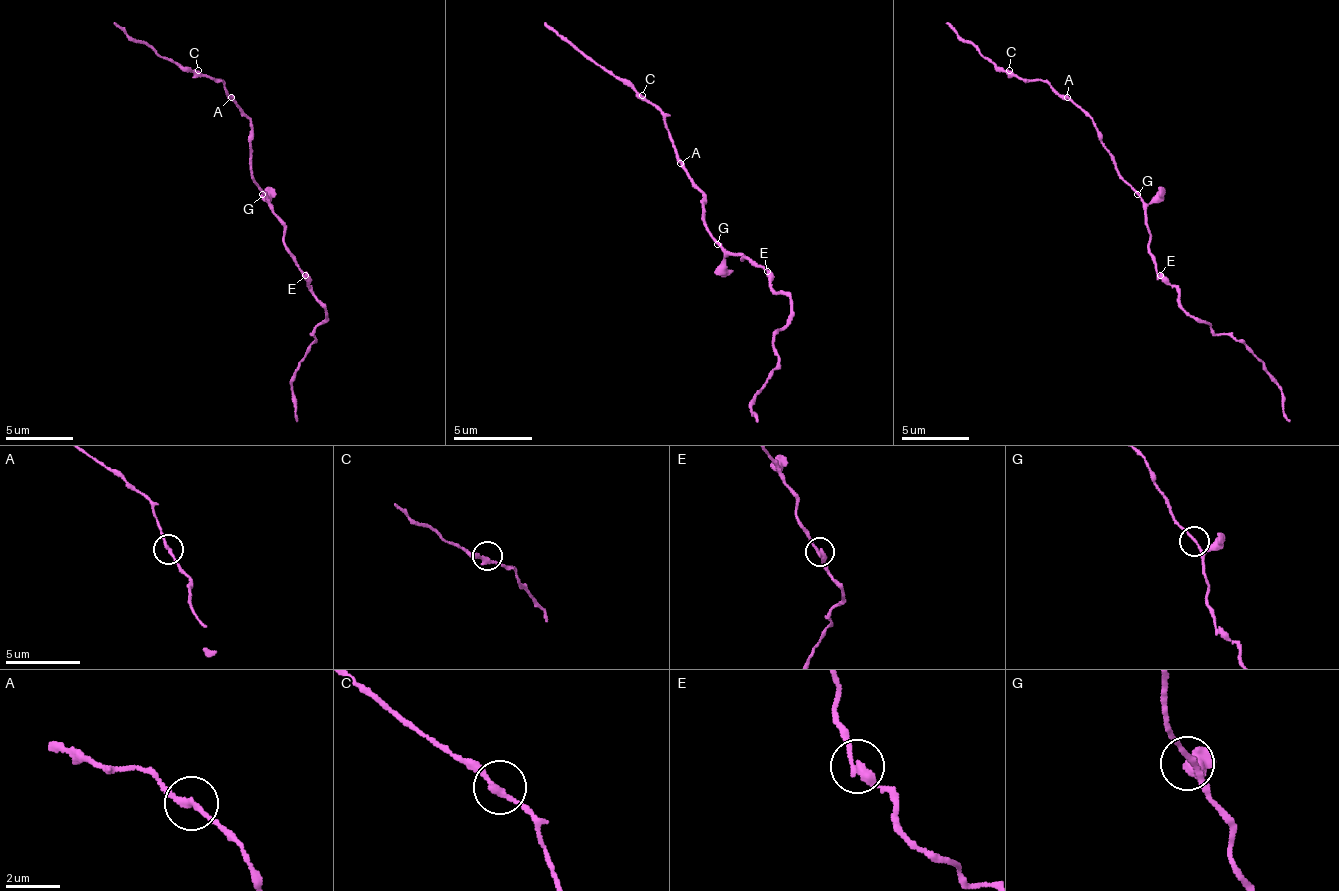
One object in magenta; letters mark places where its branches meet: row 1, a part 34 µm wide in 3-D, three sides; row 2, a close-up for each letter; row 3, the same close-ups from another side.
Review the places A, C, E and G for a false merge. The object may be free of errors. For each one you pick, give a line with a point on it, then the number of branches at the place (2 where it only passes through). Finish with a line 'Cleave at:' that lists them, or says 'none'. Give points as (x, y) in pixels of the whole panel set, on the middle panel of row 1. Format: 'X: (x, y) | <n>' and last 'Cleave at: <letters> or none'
Cleave at: none

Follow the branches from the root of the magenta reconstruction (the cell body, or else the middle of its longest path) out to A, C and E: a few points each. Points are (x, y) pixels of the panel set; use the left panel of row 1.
A: (265, 191), (252, 174), (252, 124), (232, 97)
C: (265, 191), (252, 174), (252, 124), (228, 97), (222, 83), (205, 76), (198, 70)
E: (265, 191), (272, 205), (272, 215), (282, 225), (282, 245), (306, 276)

